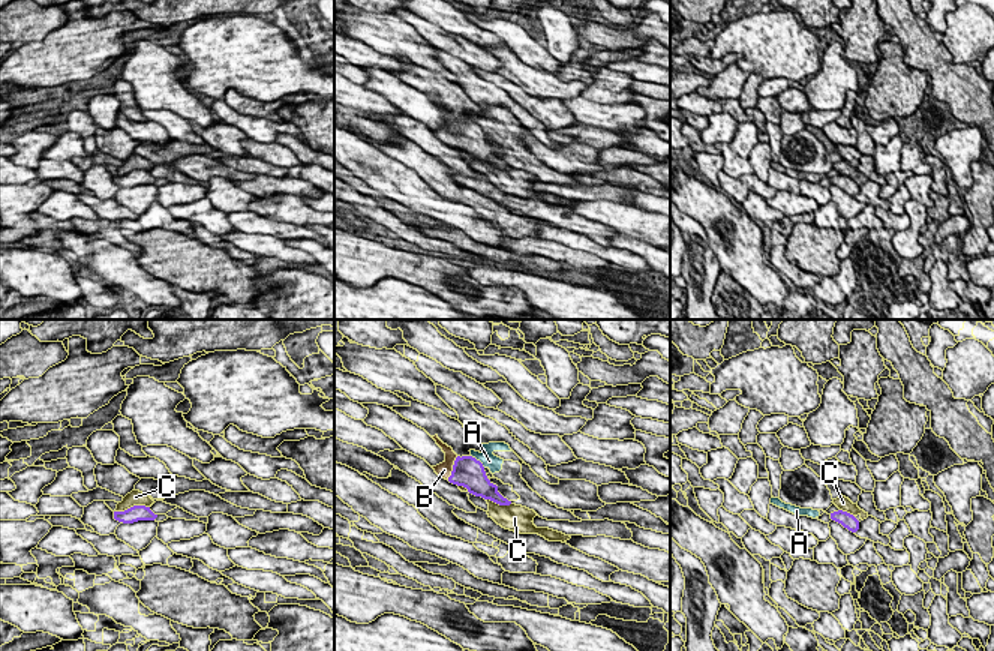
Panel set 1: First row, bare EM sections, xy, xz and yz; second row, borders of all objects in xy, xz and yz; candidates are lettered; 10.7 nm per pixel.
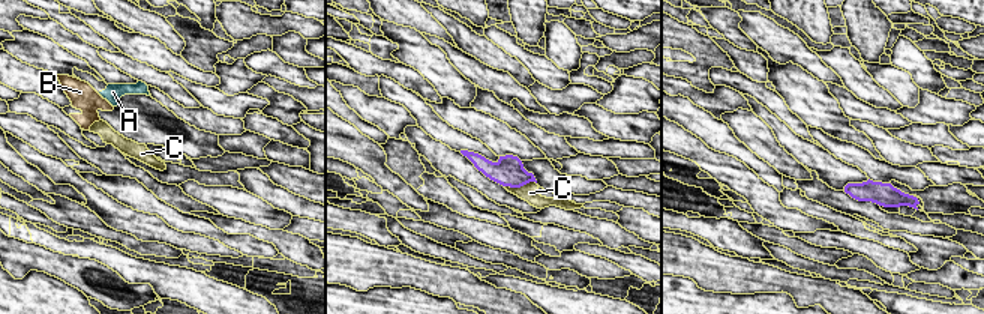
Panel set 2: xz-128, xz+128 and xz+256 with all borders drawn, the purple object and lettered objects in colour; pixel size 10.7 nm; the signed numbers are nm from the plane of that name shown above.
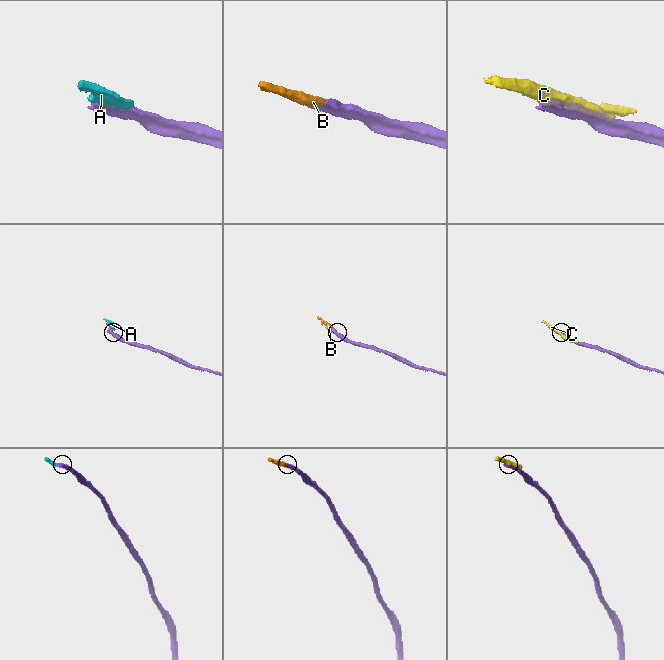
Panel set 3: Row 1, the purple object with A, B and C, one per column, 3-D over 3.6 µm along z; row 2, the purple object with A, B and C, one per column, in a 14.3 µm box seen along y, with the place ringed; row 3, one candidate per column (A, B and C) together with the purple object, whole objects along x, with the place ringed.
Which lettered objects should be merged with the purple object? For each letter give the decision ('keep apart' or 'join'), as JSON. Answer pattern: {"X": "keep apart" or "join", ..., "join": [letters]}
{"A": "keep apart", "B": "join", "C": "keep apart", "join": ["B"]}

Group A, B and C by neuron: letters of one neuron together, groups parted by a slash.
A / B / C

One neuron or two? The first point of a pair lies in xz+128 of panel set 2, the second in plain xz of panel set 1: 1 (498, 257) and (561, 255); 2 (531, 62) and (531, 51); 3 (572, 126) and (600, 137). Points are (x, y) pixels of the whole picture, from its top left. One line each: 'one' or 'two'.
1: two
2: one
3: two

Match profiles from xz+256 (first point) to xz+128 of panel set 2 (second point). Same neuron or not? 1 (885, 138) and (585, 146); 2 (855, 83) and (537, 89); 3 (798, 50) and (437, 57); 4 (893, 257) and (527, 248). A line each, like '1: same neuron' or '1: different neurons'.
1: different neurons
2: different neurons
3: different neurons
4: same neuron

